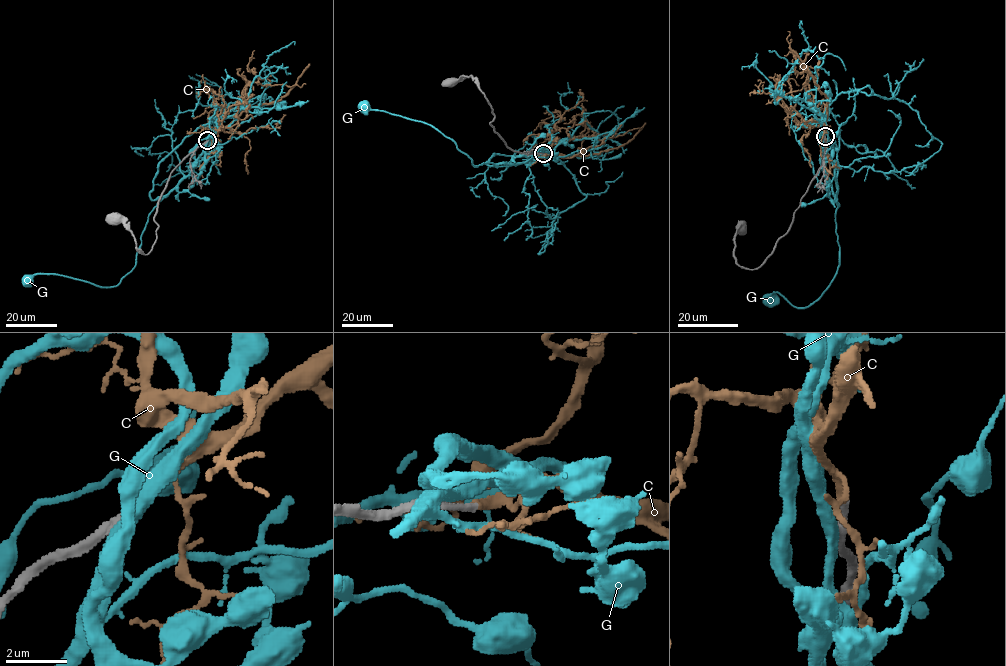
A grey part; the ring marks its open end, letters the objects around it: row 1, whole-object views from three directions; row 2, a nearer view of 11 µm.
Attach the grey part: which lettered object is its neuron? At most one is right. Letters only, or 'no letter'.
C

